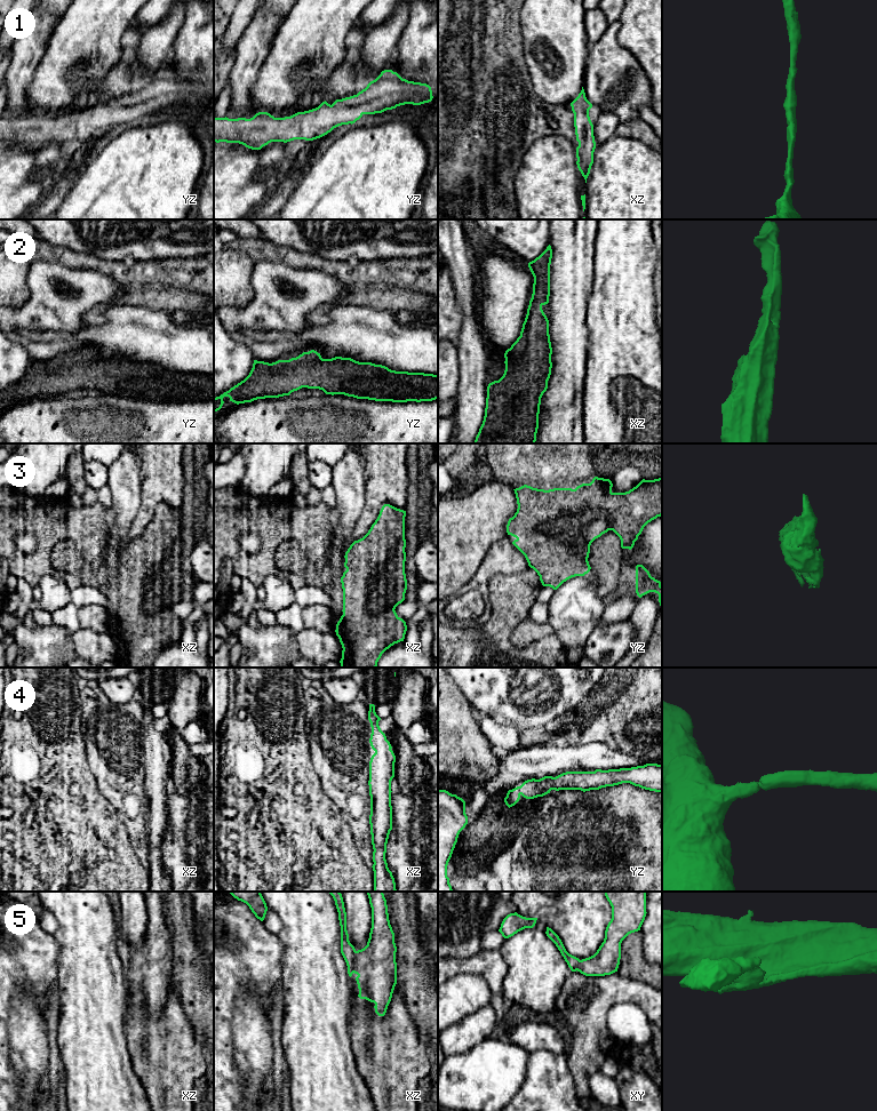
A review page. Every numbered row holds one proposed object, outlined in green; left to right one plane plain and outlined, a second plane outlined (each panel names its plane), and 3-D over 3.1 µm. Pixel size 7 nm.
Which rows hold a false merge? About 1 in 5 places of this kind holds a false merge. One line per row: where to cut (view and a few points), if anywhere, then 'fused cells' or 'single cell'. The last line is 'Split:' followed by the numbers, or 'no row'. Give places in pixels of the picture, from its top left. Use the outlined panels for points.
1: no cut | single cell
2: no cut | single cell
3: no cut | single cell
4: no cut | single cell
5: no cut | single cell
Split: no row

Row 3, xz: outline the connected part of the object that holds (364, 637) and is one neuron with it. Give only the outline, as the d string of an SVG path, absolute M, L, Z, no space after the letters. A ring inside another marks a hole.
M384 504L368 533L345 552L343 615L335 630L343 648L341 668L376 668L382 654L405 639L406 622L394 610L407 590L405 517L406 511Z

